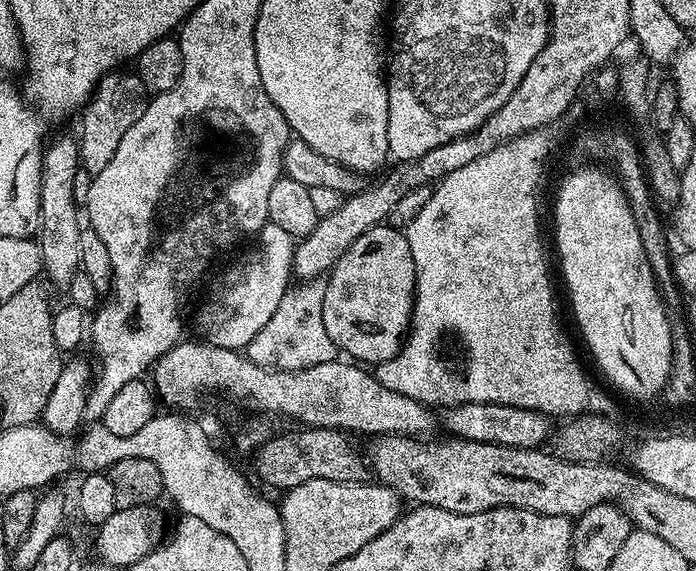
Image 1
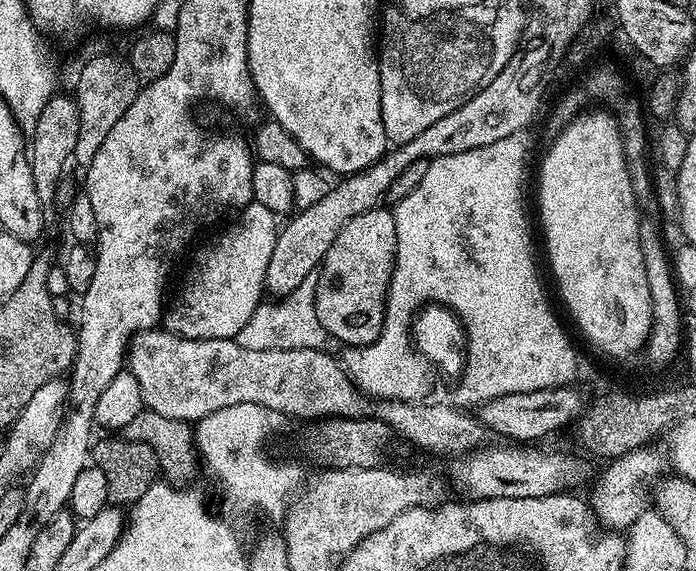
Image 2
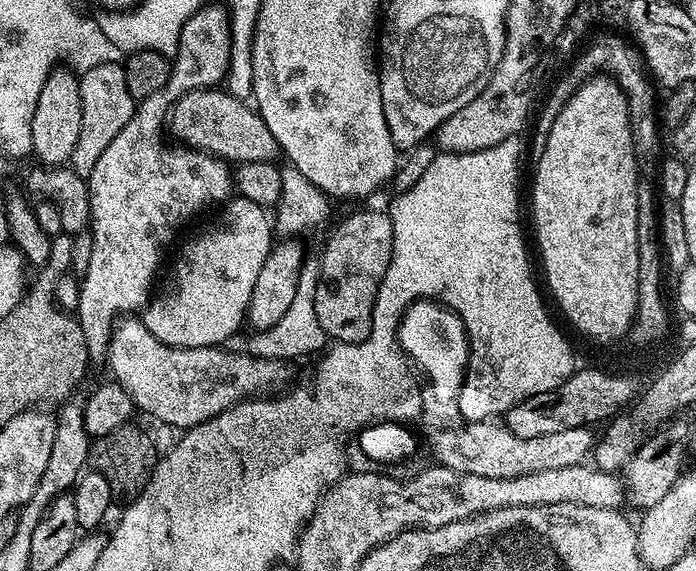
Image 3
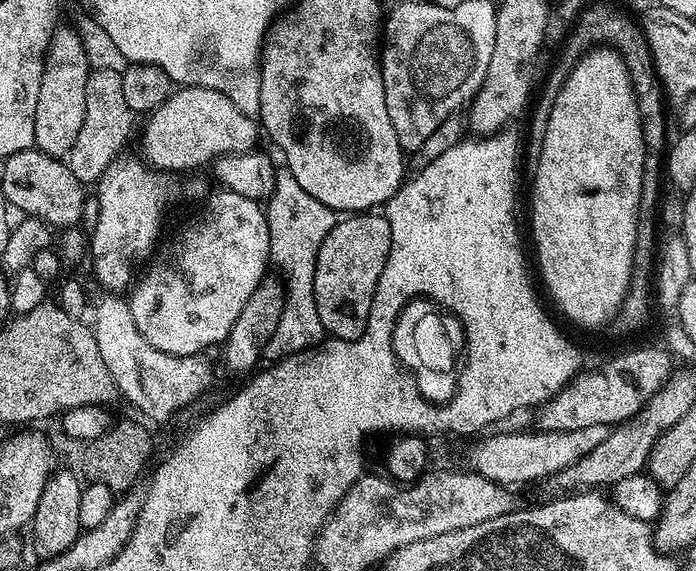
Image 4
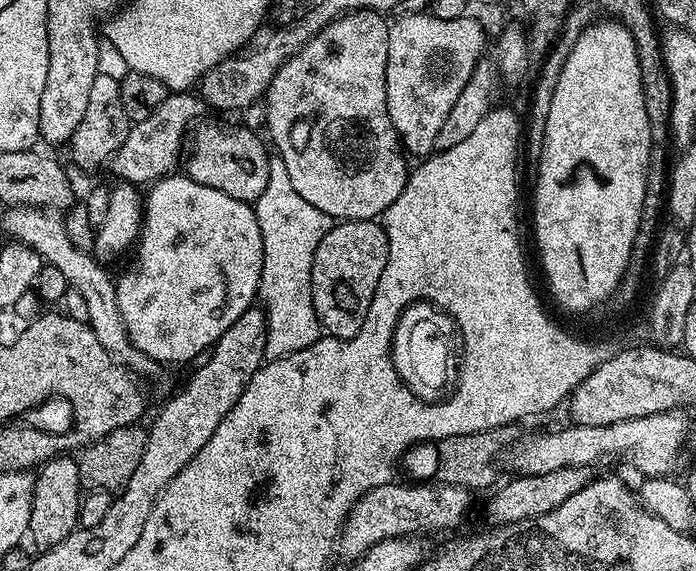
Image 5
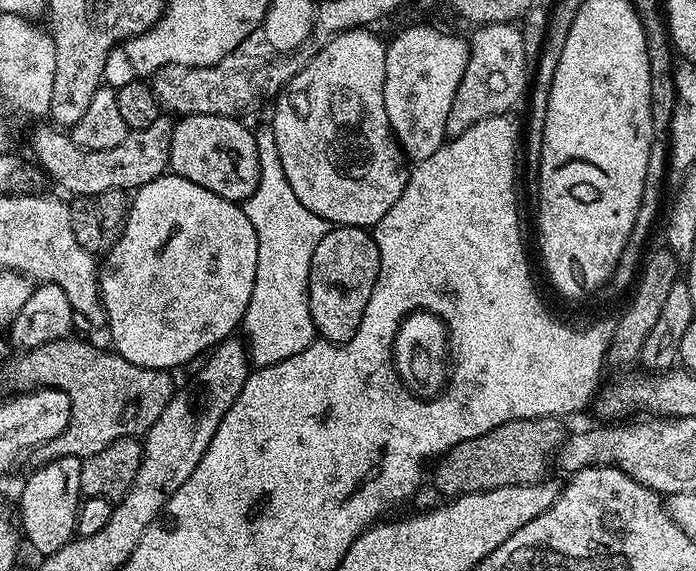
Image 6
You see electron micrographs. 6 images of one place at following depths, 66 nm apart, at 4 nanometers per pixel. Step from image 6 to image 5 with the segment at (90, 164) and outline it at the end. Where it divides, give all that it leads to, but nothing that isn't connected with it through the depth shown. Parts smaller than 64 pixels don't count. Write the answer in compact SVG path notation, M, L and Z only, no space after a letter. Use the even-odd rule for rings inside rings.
M170 92L162 100L161 105L154 110L153 114L150 114L148 118L135 121L128 129L126 140L109 160L108 168L116 176L115 179L137 186L144 186L171 175L177 169L175 167L178 164L179 158L181 161L184 154L186 142L186 132L184 136L184 130L199 116L200 108L202 109L202 104L197 95L190 92Z

